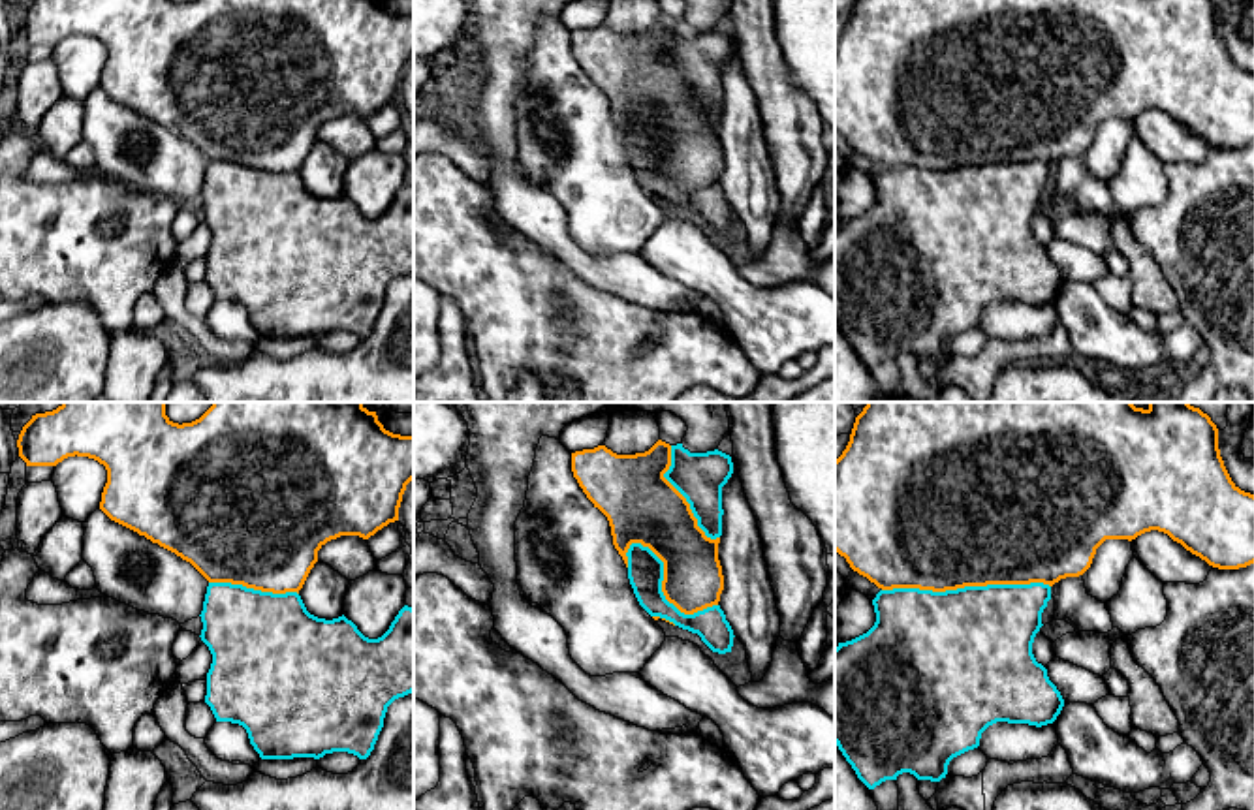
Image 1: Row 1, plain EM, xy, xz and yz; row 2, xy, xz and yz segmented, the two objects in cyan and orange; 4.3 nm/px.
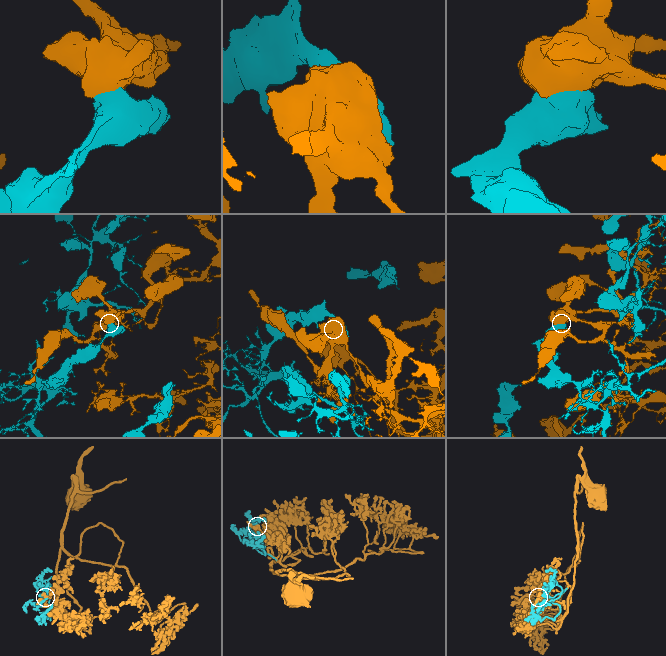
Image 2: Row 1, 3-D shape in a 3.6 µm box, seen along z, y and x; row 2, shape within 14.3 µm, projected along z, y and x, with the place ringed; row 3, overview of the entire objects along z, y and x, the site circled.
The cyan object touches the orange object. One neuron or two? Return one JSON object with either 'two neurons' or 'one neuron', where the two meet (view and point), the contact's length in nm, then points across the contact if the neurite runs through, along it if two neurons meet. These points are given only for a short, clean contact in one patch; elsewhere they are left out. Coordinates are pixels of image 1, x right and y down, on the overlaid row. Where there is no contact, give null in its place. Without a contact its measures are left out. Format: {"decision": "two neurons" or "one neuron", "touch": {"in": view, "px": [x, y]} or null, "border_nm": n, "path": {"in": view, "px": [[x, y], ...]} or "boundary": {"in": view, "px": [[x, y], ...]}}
{"decision": "one neuron", "touch": {"in": "yz", "px": [965, 587]}, "border_nm": 700}

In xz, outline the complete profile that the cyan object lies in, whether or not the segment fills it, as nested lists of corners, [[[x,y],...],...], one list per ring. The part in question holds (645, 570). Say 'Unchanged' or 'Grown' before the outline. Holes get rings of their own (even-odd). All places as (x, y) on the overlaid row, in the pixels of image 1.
Unchanged. [[[632,543],[626,556],[634,594],[651,616],[666,618],[682,630],[698,633],[713,652],[731,652],[735,635],[720,605],[694,615],[681,613],[662,592],[664,562],[641,543]]]

